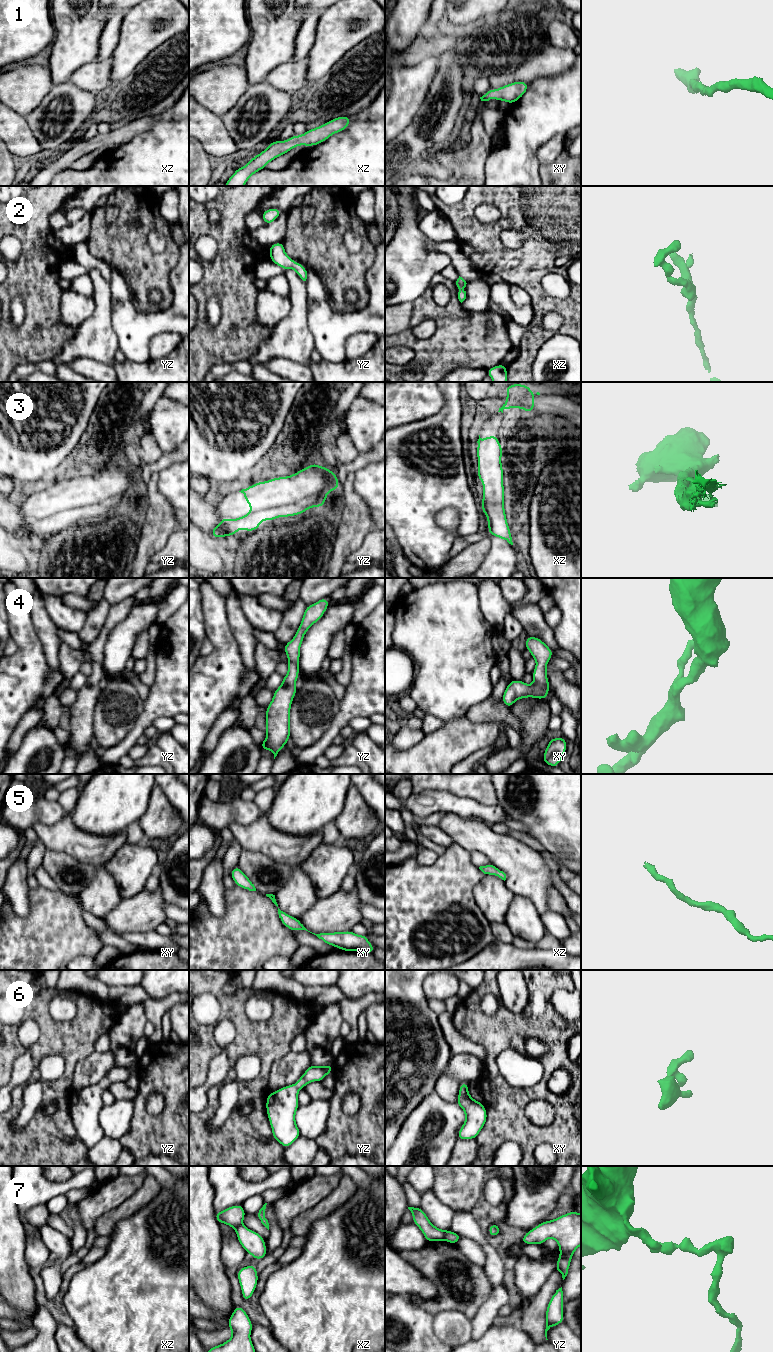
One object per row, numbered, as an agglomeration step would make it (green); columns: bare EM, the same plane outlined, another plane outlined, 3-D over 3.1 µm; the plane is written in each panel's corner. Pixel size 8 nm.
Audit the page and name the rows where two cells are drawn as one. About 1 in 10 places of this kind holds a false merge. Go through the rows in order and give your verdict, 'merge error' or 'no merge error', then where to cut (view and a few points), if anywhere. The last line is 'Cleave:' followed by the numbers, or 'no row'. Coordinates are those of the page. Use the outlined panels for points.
1: no merge error | no cut
2: no merge error | no cut
3: no merge error | no cut
4: no merge error | no cut
5: no merge error | no cut
6: no merge error | no cut
7: merge error | yz (445, 1231), (443, 1239)
Cleave: 7

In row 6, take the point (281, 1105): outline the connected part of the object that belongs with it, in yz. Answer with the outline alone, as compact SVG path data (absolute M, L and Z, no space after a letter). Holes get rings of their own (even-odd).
M333 1064L310 1065L295 1084L281 1087L267 1094L266 1111L273 1131L272 1138L285 1149L300 1137L295 1121L296 1110L300 1106L298 1103L299 1090L310 1082L322 1082L329 1073L333 1073Z

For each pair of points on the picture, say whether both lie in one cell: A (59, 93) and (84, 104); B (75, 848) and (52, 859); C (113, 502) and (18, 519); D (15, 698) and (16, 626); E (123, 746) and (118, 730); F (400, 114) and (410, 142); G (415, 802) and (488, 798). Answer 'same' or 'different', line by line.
A: same
B: different
C: different
D: same
E: different
F: different
G: different

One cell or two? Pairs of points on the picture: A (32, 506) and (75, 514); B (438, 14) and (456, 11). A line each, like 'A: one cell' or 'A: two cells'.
A: one cell
B: two cells

